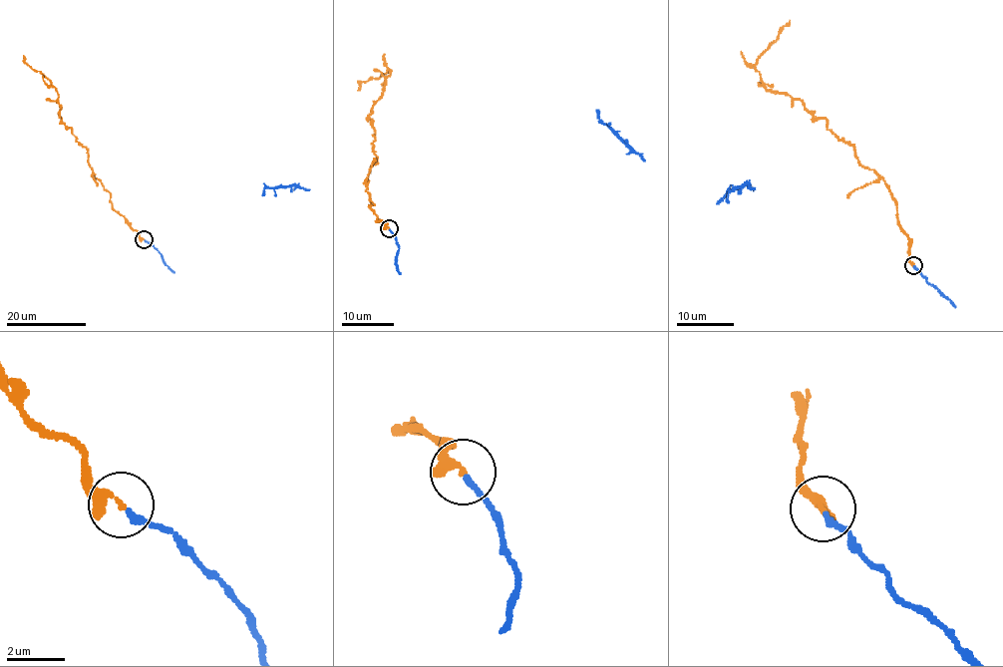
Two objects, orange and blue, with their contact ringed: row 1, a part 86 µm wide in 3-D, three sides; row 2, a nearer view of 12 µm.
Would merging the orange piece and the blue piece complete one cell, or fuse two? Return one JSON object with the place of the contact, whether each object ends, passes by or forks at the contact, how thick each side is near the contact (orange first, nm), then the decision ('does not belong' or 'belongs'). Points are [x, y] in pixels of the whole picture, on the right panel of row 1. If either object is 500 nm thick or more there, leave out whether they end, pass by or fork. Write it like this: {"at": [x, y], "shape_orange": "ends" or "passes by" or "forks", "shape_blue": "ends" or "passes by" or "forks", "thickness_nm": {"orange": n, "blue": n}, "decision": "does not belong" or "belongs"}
{"at": [913, 265], "shape_orange": "passes by", "shape_blue": "ends", "thickness_nm": {"orange": 190, "blue": 200}, "decision": "belongs"}

